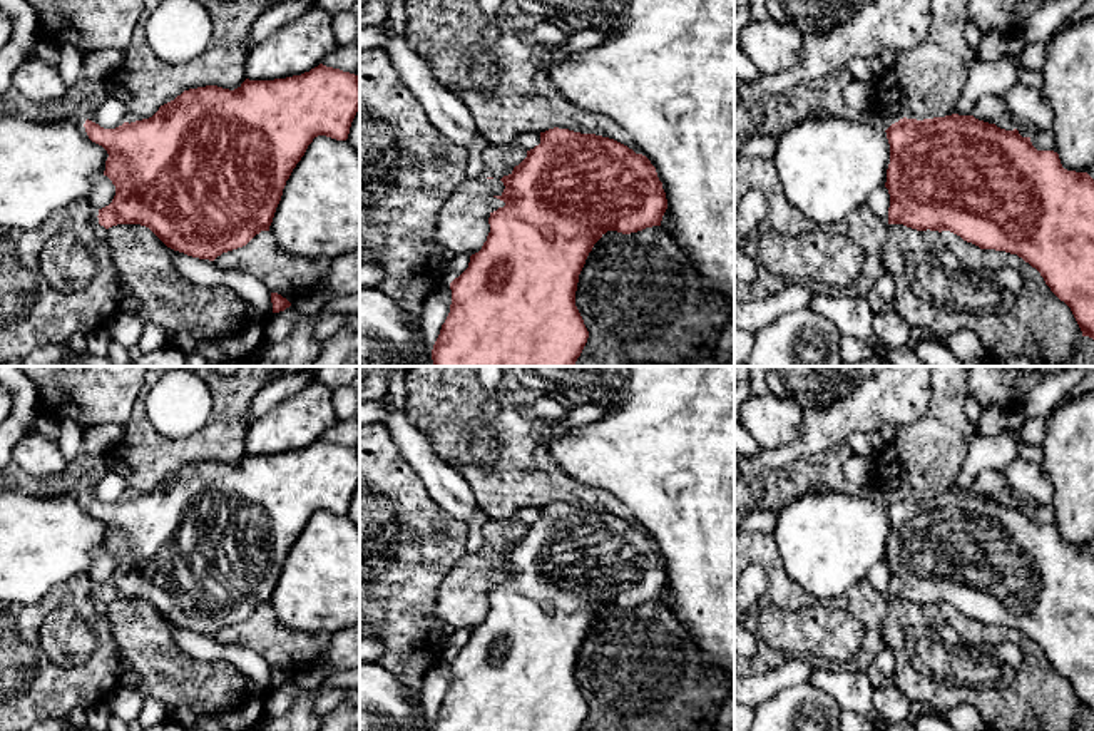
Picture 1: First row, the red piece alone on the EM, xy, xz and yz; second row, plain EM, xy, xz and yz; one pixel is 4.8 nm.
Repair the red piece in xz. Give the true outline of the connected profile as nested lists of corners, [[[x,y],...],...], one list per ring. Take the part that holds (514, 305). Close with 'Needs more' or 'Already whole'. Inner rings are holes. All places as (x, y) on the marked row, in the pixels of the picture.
[[[559,127],[540,132],[540,144],[527,151],[527,157],[500,181],[504,182],[505,189],[500,196],[493,197],[504,201],[505,206],[490,212],[490,233],[487,241],[478,253],[470,256],[468,268],[450,283],[452,304],[432,350],[433,366],[574,366],[589,338],[589,331],[575,306],[579,274],[585,264],[585,259],[594,244],[607,231],[631,234],[646,227],[661,226],[662,216],[667,209],[662,182],[659,181],[656,167],[651,164],[651,161],[642,154],[636,154],[627,146],[609,137],[580,134]]]. Already whole

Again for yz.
[[[974,115],[900,119],[887,130],[890,164],[885,187],[890,194],[888,224],[917,231],[950,231],[980,249],[1017,254],[1044,278],[1064,301],[1082,336],[1094,340],[1094,179],[1087,172],[1067,171],[1054,151],[1037,151],[1030,137],[1005,130]]]. Already whole

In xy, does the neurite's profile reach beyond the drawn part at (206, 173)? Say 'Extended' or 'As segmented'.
Extended

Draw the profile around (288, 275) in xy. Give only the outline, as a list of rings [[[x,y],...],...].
[[[261,231],[243,248],[222,253],[214,263],[224,271],[239,271],[256,276],[271,293],[281,294],[289,303],[306,296],[308,289],[313,288],[331,266],[331,259],[328,258],[308,263],[306,258],[286,254],[269,231]]]

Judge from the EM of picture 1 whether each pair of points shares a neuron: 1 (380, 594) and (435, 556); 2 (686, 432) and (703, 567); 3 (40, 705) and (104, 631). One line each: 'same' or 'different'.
1: same
2: same
3: same

